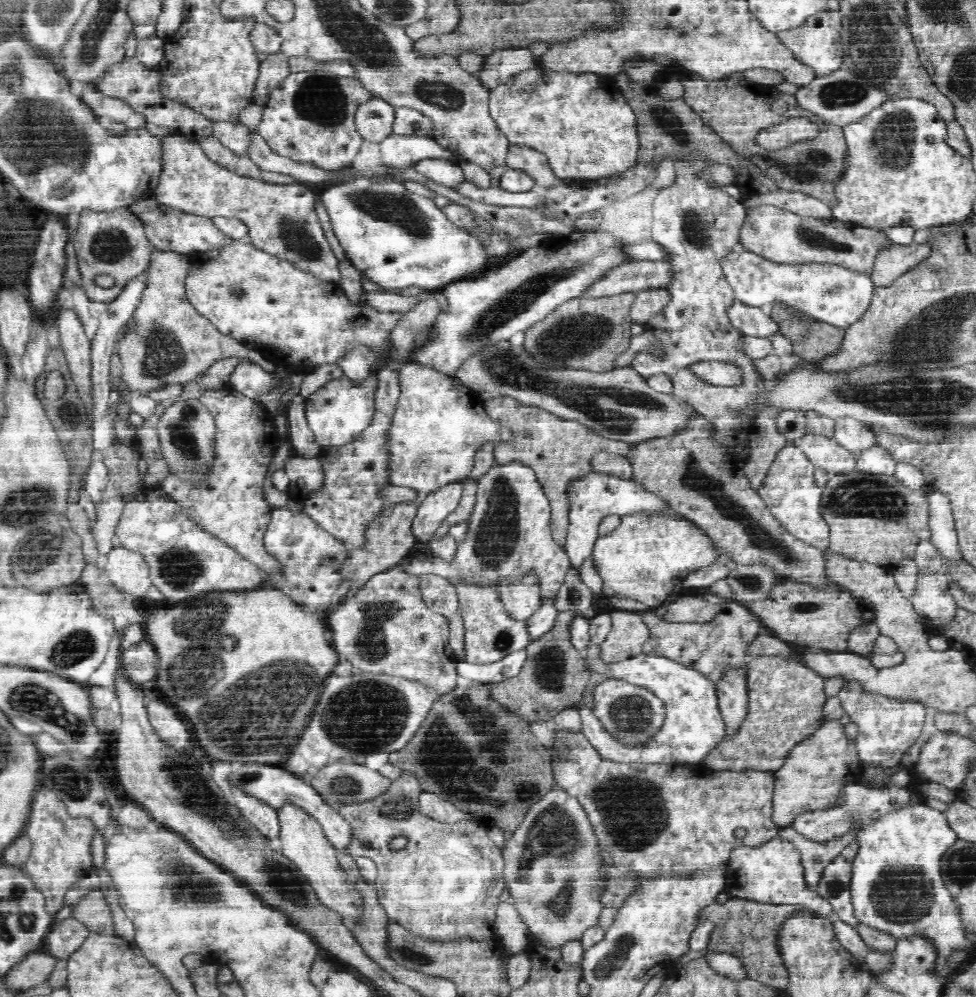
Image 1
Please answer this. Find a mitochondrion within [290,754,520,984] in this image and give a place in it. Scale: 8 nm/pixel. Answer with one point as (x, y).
(402, 806)

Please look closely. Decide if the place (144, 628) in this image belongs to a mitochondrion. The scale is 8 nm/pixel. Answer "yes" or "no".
no

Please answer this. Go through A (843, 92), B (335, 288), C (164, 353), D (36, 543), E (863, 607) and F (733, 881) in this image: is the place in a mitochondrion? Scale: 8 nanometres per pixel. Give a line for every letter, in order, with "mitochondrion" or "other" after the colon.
A: mitochondrion
B: other
C: mitochondrion
D: mitochondrion
E: other
F: other

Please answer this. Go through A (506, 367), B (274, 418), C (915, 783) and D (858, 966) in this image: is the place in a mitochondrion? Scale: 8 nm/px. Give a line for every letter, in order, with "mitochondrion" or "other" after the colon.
A: mitochondrion
B: other
C: other
D: other

